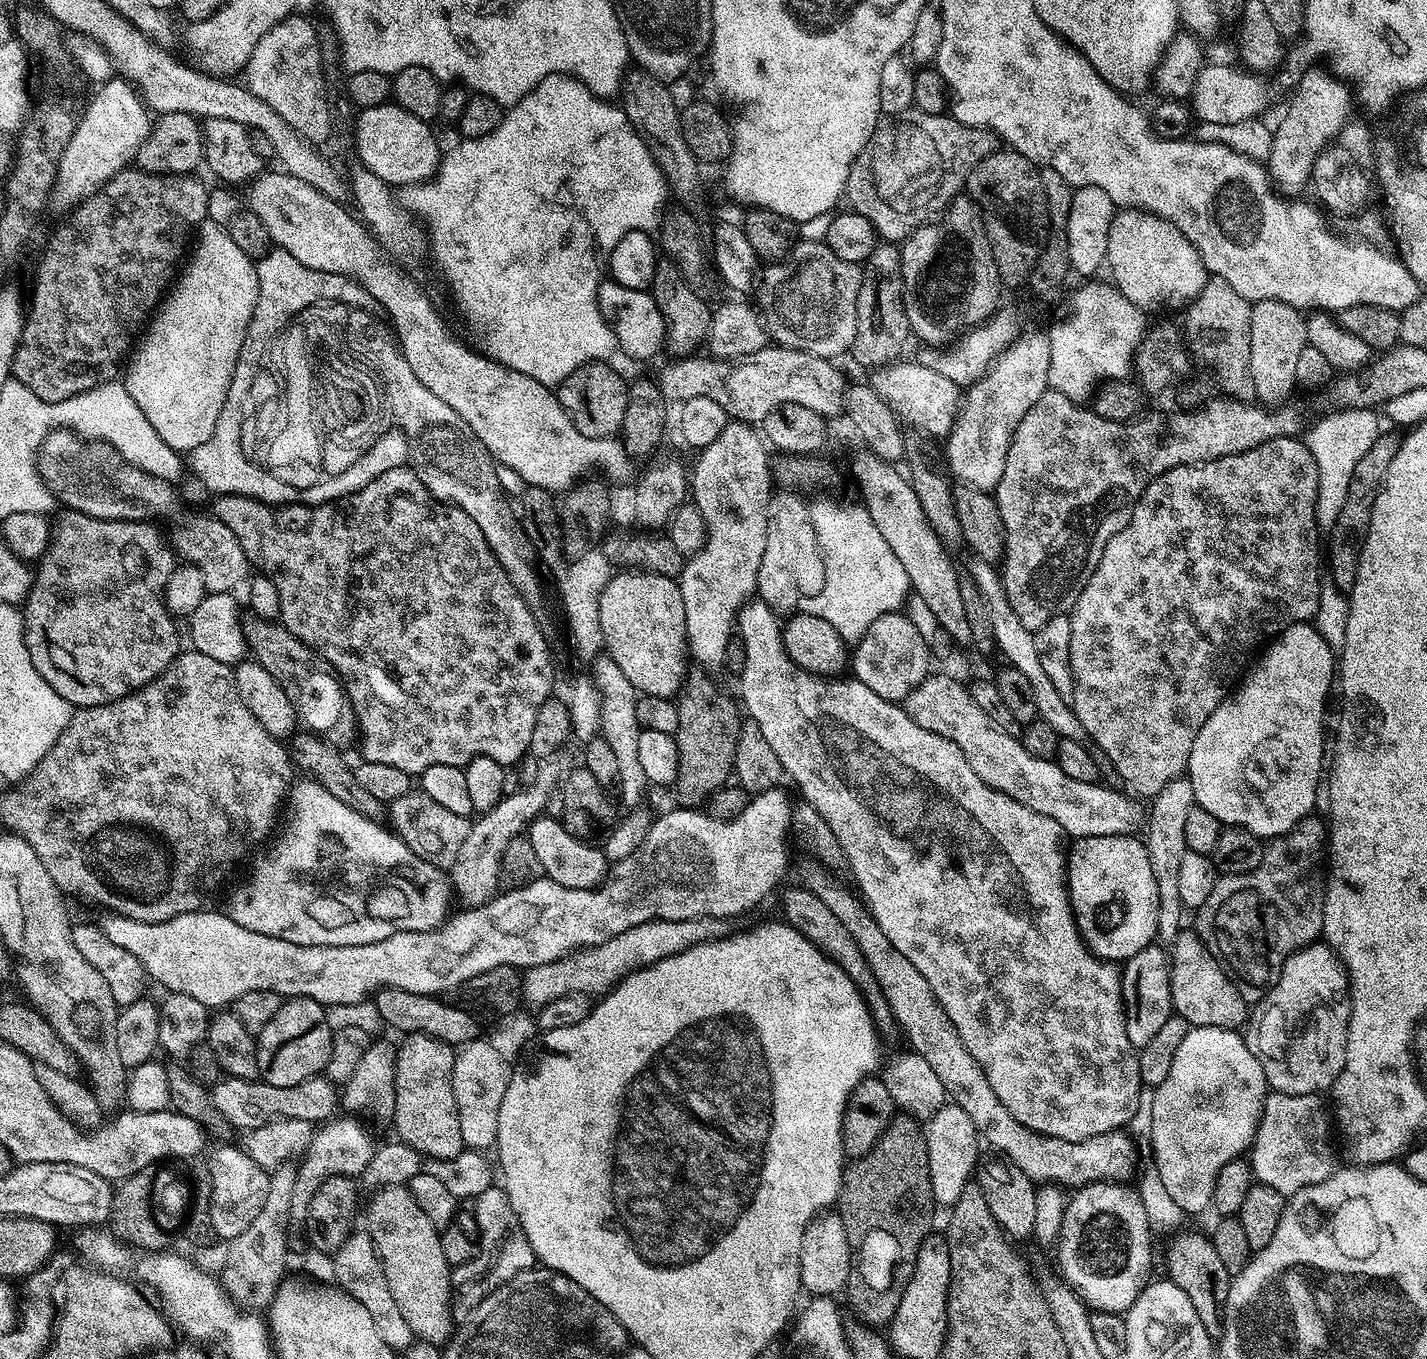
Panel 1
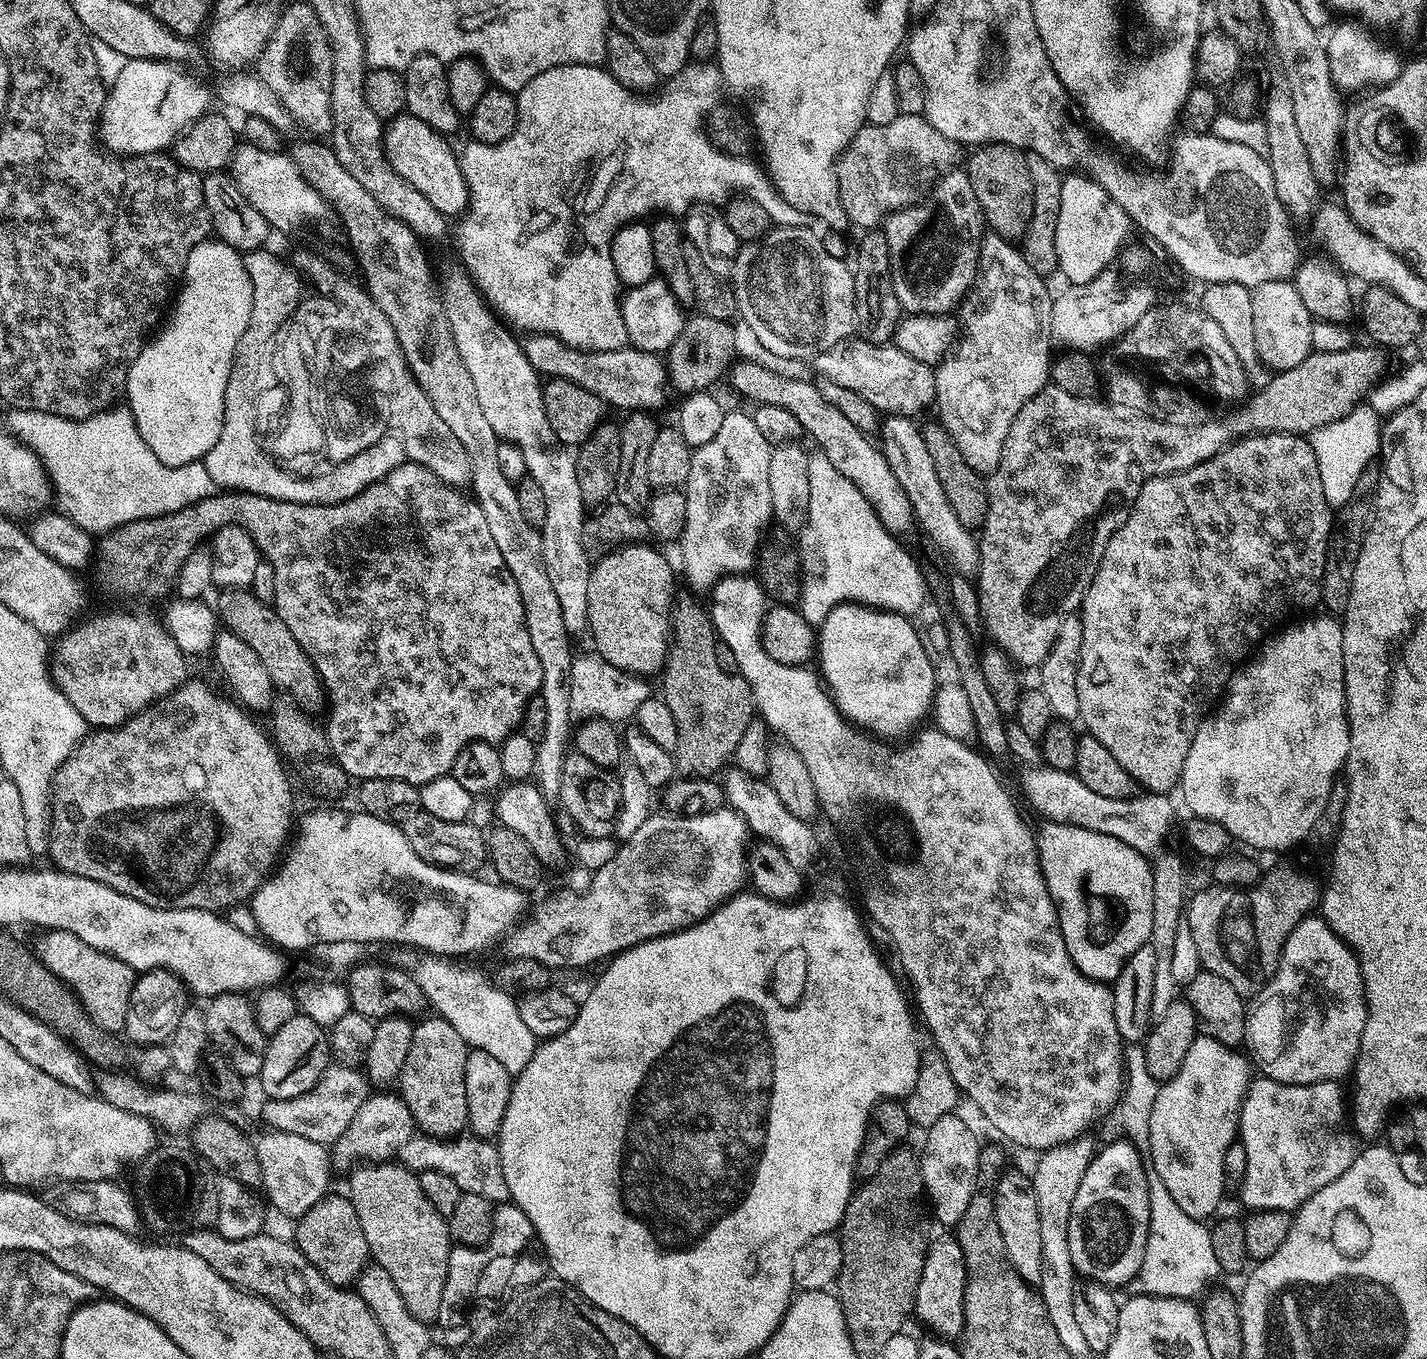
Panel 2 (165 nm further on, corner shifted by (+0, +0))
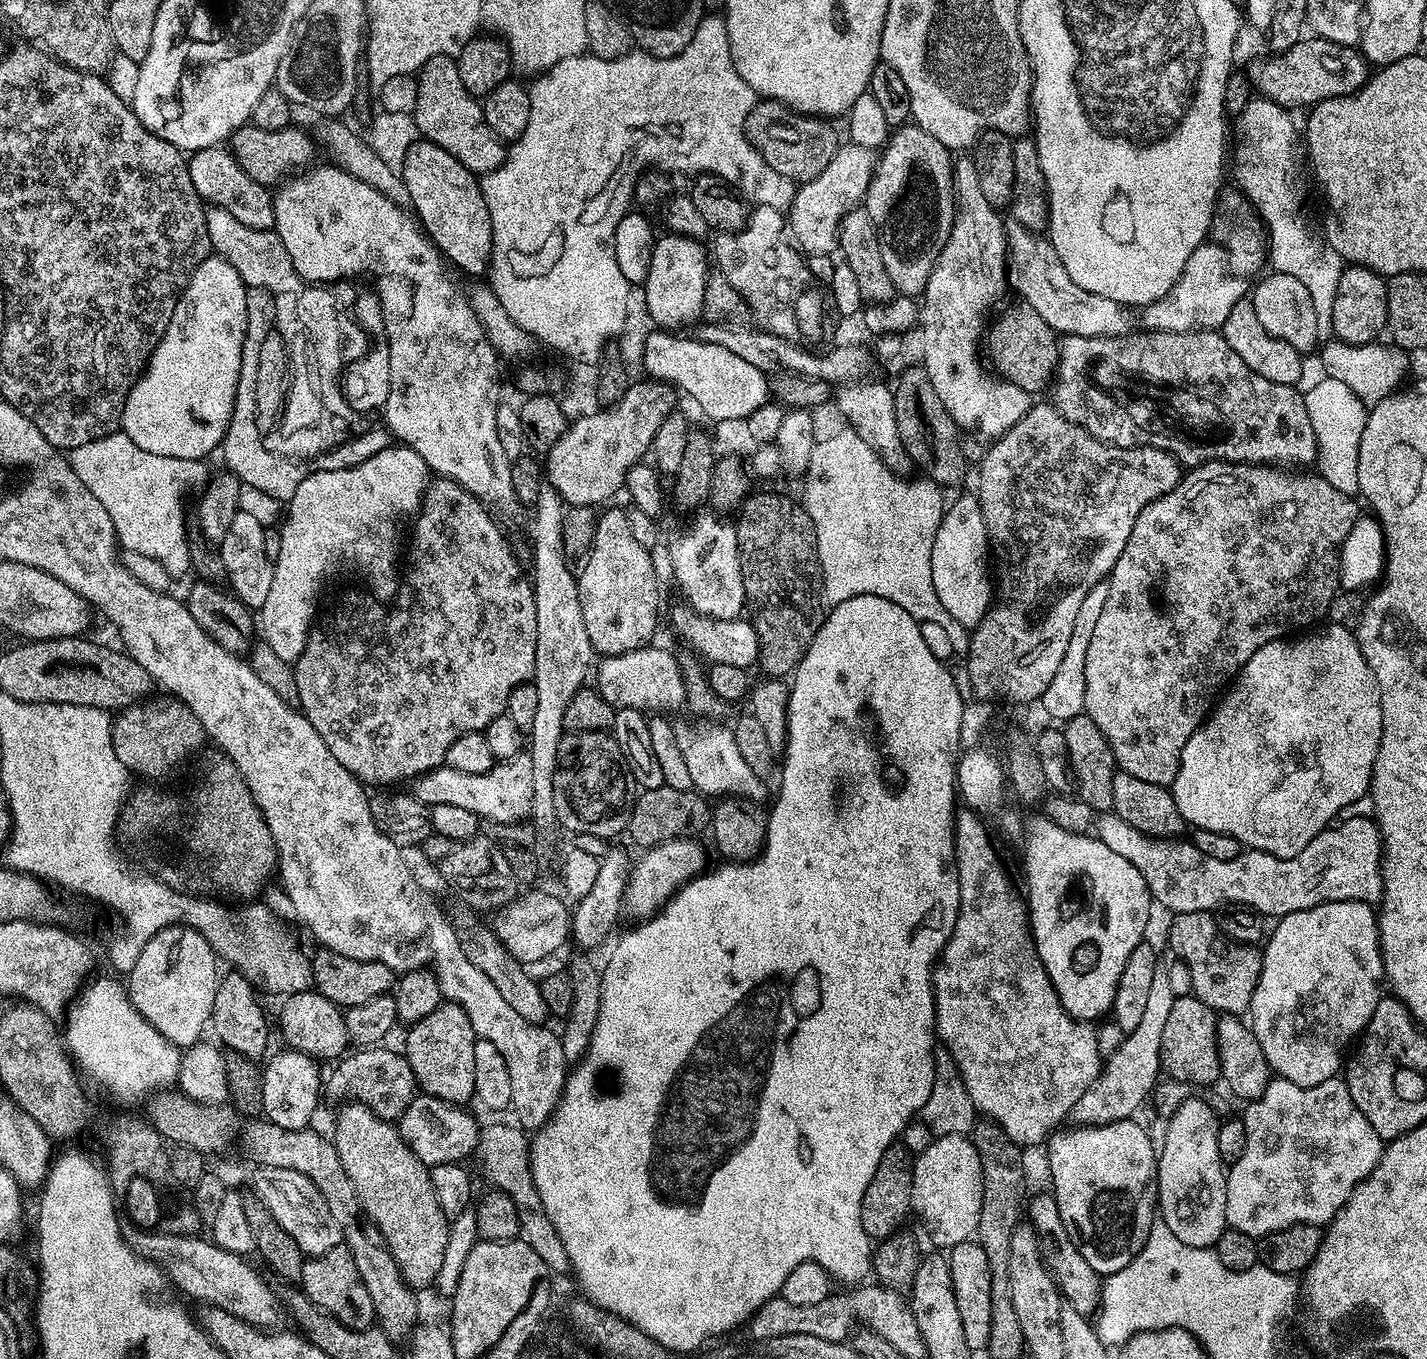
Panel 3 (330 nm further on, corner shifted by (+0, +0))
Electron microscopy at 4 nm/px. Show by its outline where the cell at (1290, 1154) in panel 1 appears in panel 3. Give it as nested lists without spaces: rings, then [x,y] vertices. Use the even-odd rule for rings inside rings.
[[[1273,1078],[1268,1081],[1266,1090],[1247,1105],[1248,1108],[1242,1113],[1242,1119],[1246,1126],[1246,1150],[1242,1150],[1242,1158],[1238,1158],[1236,1164],[1231,1165],[1228,1172],[1228,1185],[1226,1186],[1226,1218],[1228,1228],[1238,1230],[1242,1234],[1250,1234],[1257,1238],[1270,1234],[1274,1230],[1282,1230],[1286,1226],[1295,1224],[1319,1224],[1327,1226],[1332,1223],[1341,1206],[1350,1198],[1350,1194],[1356,1187],[1364,1181],[1366,1177],[1378,1166],[1380,1156],[1386,1147],[1385,1141],[1380,1139],[1380,1135],[1366,1122],[1366,1114],[1354,1106],[1354,1098],[1350,1098],[1348,1081],[1344,1078],[1333,1078],[1326,1082],[1318,1082],[1318,1086],[1298,1086],[1289,1080]]]

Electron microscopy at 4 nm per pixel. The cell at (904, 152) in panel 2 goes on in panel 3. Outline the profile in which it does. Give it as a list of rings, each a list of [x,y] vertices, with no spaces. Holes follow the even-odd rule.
[[[844,142],[834,158],[830,158],[826,170],[818,174],[818,178],[797,187],[786,220],[790,225],[791,239],[801,253],[822,258],[837,251],[840,220],[868,195],[868,187],[876,175],[877,163],[878,156],[873,149]]]

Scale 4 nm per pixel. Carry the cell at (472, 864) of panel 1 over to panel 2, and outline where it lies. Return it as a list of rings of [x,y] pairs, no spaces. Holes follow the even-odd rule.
[[[597,652],[584,656],[577,655],[571,666],[568,679],[570,686],[570,710],[573,719],[583,722],[591,718],[604,719],[615,724],[625,723],[635,717],[641,706],[651,699],[652,692],[641,675],[622,671],[621,668],[606,662]]]

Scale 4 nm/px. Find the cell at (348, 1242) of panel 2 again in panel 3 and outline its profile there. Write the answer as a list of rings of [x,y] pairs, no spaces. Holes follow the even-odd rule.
[[[335,1247],[305,1259],[298,1284],[309,1302],[340,1324],[357,1330],[373,1327],[374,1306],[358,1278],[358,1270],[354,1270],[354,1260],[347,1248]]]

